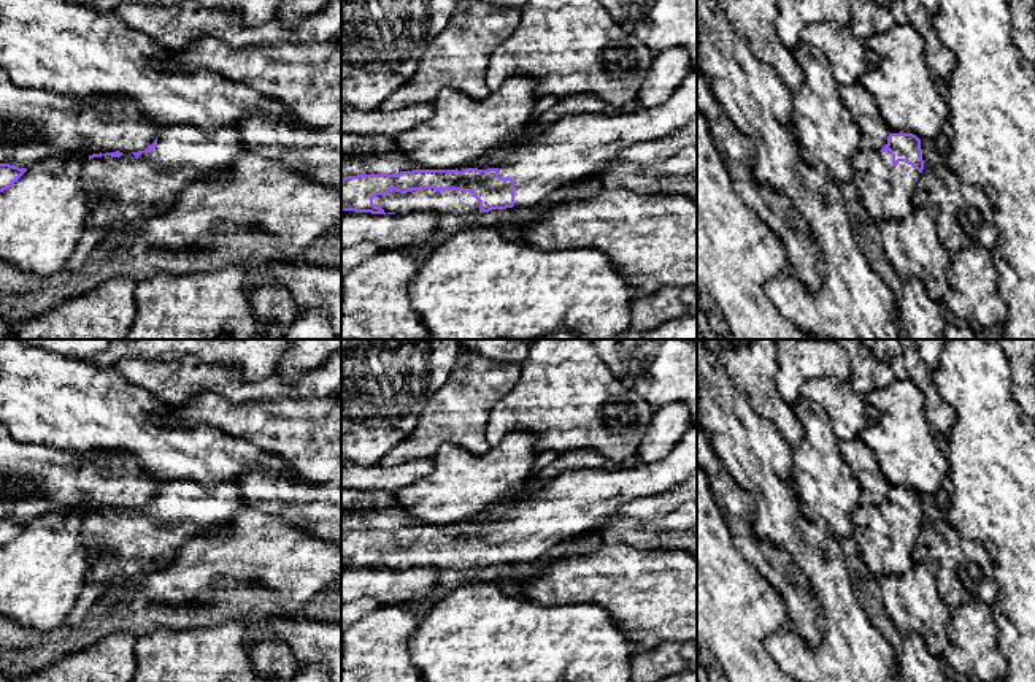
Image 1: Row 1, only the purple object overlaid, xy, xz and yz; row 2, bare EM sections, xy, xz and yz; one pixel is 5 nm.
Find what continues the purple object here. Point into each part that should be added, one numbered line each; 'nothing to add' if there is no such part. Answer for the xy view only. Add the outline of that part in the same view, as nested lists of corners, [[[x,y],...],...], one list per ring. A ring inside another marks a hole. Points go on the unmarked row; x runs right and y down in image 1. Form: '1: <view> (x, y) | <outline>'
1: xy (127, 544) | [[[168,481],[160,484],[152,508],[143,508],[140,512],[132,508],[122,508],[121,512],[94,512],[81,527],[87,549],[95,554],[86,584],[103,580],[117,584],[164,569],[175,560],[183,544],[222,531],[246,506],[240,482],[203,485],[194,481]]]

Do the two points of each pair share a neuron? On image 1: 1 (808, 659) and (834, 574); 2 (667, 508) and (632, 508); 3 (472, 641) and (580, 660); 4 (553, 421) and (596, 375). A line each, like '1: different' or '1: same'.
1: same
2: same
3: same
4: same

